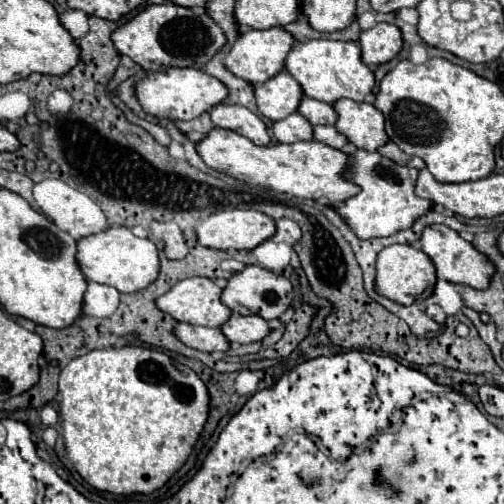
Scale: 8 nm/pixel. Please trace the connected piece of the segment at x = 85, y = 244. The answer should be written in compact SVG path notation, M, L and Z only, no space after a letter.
M109 227L77 241L77 263L85 279L111 285L121 293L145 289L159 275L159 253L149 239L135 237L127 227Z

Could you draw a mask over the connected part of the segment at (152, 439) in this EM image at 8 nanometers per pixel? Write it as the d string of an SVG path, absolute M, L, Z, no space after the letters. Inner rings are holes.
M127 345L121 349L101 349L101 351L89 351L81 357L75 357L67 363L67 367L59 373L59 395L61 395L61 403L59 403L59 419L61 419L61 435L63 436L65 451L69 455L69 459L73 461L73 467L79 471L79 475L93 485L99 491L109 491L109 493L123 493L123 495L131 495L131 493L151 493L159 487L163 487L167 483L167 479L187 461L187 457L193 451L195 441L199 439L203 425L207 421L207 413L209 413L209 393L207 387L203 385L203 381L197 377L195 371L191 371L189 367L175 363L169 355L161 353L161 351L153 351L147 347L137 347L137 345Z

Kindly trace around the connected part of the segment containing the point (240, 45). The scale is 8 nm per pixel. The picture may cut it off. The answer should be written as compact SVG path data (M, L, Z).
M281 27L263 29L263 31L245 31L237 37L235 45L231 47L231 51L227 53L223 63L233 75L245 79L247 83L265 83L267 79L277 75L277 71L283 69L285 55L289 53L293 43L295 43L295 39Z

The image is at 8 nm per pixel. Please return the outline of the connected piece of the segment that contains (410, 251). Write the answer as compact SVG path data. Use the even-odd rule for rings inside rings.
M389 245L385 247L375 261L375 291L381 297L387 297L399 305L411 305L417 299L427 299L435 287L435 271L431 259L413 245Z

